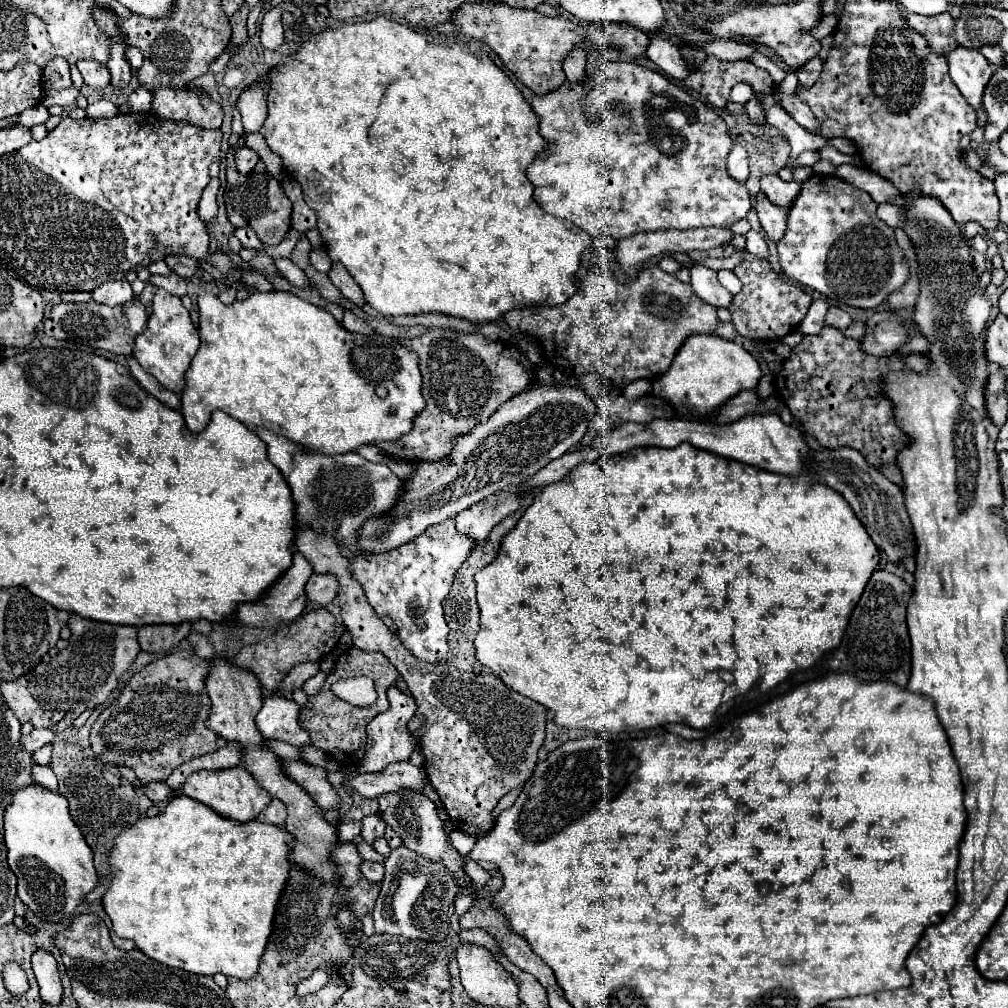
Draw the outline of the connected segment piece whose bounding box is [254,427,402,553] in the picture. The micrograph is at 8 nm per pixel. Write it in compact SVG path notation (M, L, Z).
M254 427L254 433L266 441L268 457L280 469L292 491L296 519L306 519L312 521L312 525L320 525L320 529L328 529L334 539L340 537L352 553L358 553L356 529L360 529L368 517L386 513L396 503L402 481L388 469L388 465L370 463L354 451L344 455L324 455L264 427Z

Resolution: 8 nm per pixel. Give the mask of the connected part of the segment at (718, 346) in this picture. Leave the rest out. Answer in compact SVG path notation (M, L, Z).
M690 335L686 337L680 353L676 353L672 365L694 365L694 367L670 367L662 377L676 377L682 383L682 403L686 403L696 415L710 415L736 393L754 389L762 377L758 361L744 351L742 345L726 341L718 335Z

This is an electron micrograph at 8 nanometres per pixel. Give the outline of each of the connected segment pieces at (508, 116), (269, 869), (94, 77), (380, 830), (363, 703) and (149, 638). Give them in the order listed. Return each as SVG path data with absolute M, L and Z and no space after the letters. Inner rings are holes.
M376 17L372 21L366 23L354 23L354 25L342 25L336 29L326 29L320 31L316 35L312 35L308 41L304 41L302 45L298 45L298 51L294 55L288 55L284 61L276 63L264 77L258 79L258 83L266 83L268 85L268 93L266 93L266 101L268 101L268 117L264 121L264 125L260 127L260 133L264 135L268 147L272 153L276 153L282 159L284 169L302 185L302 195L304 201L310 209L314 209L318 213L318 231L324 239L324 245L328 249L328 255L332 261L342 263L350 275L356 279L356 283L362 287L366 303L370 307L374 307L378 313L382 313L384 317L398 317L398 315L418 315L418 313L446 313L452 317L460 317L460 319L468 319L470 323L482 323L482 321L496 321L500 319L506 311L510 309L522 309L522 307L554 307L554 305L562 305L566 303L574 293L576 293L576 283L574 283L574 273L578 271L580 265L580 255L592 245L592 239L582 231L576 229L576 225L572 225L570 221L552 217L550 213L546 213L532 197L532 183L526 179L526 169L530 165L530 161L534 161L536 153L544 151L544 137L538 133L538 117L536 113L530 109L530 103L522 97L522 93L516 89L516 85L510 81L510 77L494 65L494 61L488 57L486 51L482 49L470 49L466 43L440 43L436 39L428 39L426 33L418 33L412 31L410 27L404 27L392 19L386 17Z
M178 795L158 815L138 819L134 825L124 829L114 839L112 851L108 855L108 863L110 863L114 875L112 875L112 881L110 881L108 893L104 895L102 905L104 905L106 915L112 921L112 929L116 931L116 935L122 939L132 939L144 955L148 955L150 959L154 959L162 965L184 969L184 971L190 971L196 975L222 973L226 977L252 979L260 965L260 953L264 953L264 945L268 943L268 937L272 933L272 917L276 911L276 901L280 897L280 889L284 887L284 877L288 877L288 855L290 855L288 835L280 827L262 823L256 819L250 821L248 825L236 825L236 821L224 821L224 817L220 817L218 813L212 813L204 803L196 803L190 797Z
M78 61L76 67L82 73L86 85L90 85L94 89L104 89L110 85L110 73L108 73L106 65L96 63L96 61Z
M368 815L362 819L362 839L372 845L376 839L384 837L384 821L378 817L378 815Z
M366 676L340 679L332 685L332 693L354 707L370 707L377 699L372 679Z
M190 623L180 625L148 625L138 629L140 651L146 653L168 653L190 633Z

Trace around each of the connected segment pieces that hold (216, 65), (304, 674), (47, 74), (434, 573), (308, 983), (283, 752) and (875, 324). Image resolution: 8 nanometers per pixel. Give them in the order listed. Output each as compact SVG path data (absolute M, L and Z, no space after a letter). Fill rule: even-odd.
M224 51L218 59L214 59L212 63L210 63L210 67L208 67L208 71L210 73L222 73L222 71L226 71L226 67L228 67L228 61L230 61L230 53L228 51Z
M300 663L300 665L296 665L288 673L288 677L282 681L282 687L280 687L282 695L292 693L294 689L300 689L306 679L310 679L310 677L314 677L318 673L320 673L320 663Z
M60 57L52 59L42 71L42 81L44 81L46 89L68 89L68 87L72 87L68 63Z
M448 519L440 525L428 527L420 537L392 549L390 553L358 553L350 563L350 573L362 585L376 615L390 615L394 619L400 641L412 649L416 657L444 663L448 651L448 625L442 615L442 599L448 595L454 573L460 569L462 561L468 559L474 545L474 539L460 533L454 519ZM408 603L414 605L408 607Z
M320 969L316 975L312 975L306 981L302 981L302 985L298 987L298 993L300 995L308 995L312 991L318 991L318 989L322 989L326 985L326 981L328 981L328 975L324 973L324 969Z
M268 741L270 749L274 749L284 761L300 761L300 749L292 747L292 745L284 745L282 741Z
M882 311L874 313L866 323L866 335L862 337L862 351L868 355L892 355L900 345L908 341L906 329L900 325L898 315Z

